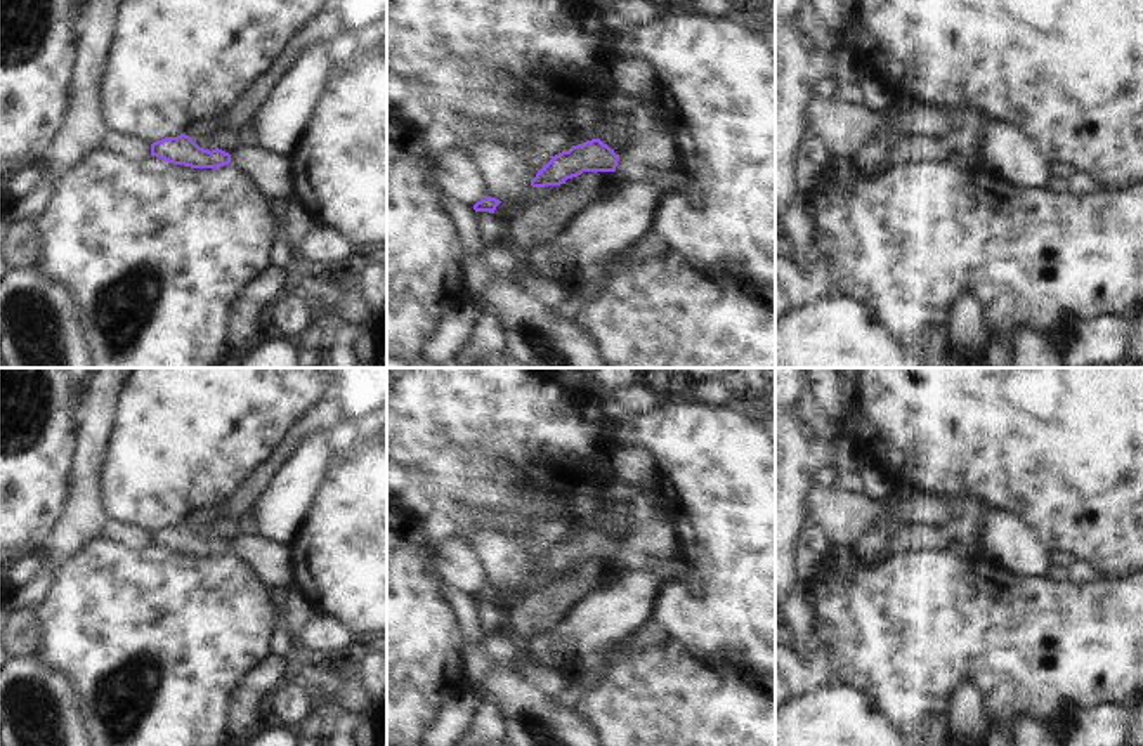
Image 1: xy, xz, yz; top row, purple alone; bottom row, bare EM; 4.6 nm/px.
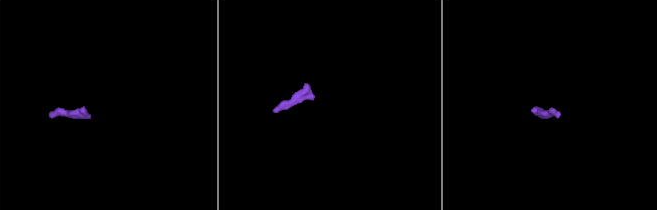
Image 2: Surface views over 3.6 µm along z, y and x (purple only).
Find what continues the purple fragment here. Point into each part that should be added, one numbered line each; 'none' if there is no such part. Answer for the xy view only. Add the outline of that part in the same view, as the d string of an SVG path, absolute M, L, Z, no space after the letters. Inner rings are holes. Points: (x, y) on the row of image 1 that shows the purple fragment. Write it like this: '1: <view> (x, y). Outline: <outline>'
1: xy (269, 172). Outline: M253 146L234 151L231 165L238 167L265 200L291 200L290 158Z

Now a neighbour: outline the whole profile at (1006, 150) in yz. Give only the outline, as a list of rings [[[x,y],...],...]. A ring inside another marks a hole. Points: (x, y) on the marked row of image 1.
[[[1003,120],[985,121],[982,167],[1020,189],[1051,189],[1049,161],[1015,125]]]

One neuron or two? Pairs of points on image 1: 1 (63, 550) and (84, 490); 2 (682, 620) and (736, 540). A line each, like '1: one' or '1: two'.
1: one
2: one

